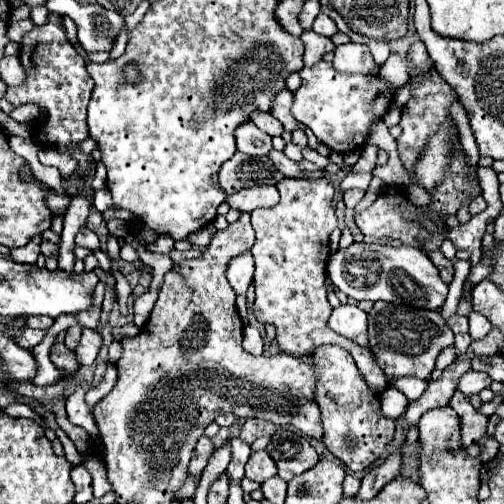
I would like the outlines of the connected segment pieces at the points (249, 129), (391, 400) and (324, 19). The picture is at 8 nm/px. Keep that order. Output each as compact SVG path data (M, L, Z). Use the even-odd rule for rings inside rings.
M245 121L235 129L235 139L237 139L237 149L245 155L259 157L271 151L271 137L261 129L257 129L255 125L251 125L251 121Z
M387 387L383 393L381 393L381 411L385 417L391 417L391 419L399 419L405 409L407 409L409 401L407 397L403 397L401 391L397 391L395 387Z
M319 13L319 15L317 15L317 19L313 21L313 27L311 27L311 29L313 29L315 33L319 33L319 35L325 35L325 37L331 37L331 35L337 33L337 27L335 27L333 19L327 17L325 13Z

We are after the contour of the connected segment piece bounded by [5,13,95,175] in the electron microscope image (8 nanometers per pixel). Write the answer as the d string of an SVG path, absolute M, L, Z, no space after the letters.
M51 13L47 25L35 27L23 37L21 43L21 53L19 59L27 71L27 81L19 87L7 87L5 99L11 101L15 107L25 105L25 103L35 103L45 109L47 119L41 121L39 131L35 133L35 139L41 141L43 145L51 145L61 153L67 153L79 161L77 175L87 175L91 157L83 155L79 151L67 151L69 143L79 143L89 137L87 133L87 105L91 99L91 91L95 83L91 81L83 57L75 51L75 47L69 43L65 29L61 27L59 15Z

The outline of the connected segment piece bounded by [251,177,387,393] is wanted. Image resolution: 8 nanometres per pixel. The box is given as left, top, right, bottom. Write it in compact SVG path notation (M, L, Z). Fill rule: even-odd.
M327 177L317 181L285 179L277 185L281 201L273 209L257 209L251 213L255 229L255 245L251 249L255 257L255 303L253 315L259 323L275 325L277 343L281 351L305 357L319 345L339 345L351 353L361 375L373 391L383 391L387 379L383 369L375 363L369 349L355 345L353 341L337 335L327 327L331 305L327 301L327 259L329 259L329 235L337 227L333 209L335 189Z

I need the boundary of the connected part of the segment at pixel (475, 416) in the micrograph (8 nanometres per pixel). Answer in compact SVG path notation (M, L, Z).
M457 389L449 401L449 407L461 419L461 443L463 447L471 447L487 433L487 419L477 413L477 409L469 403L469 399Z

